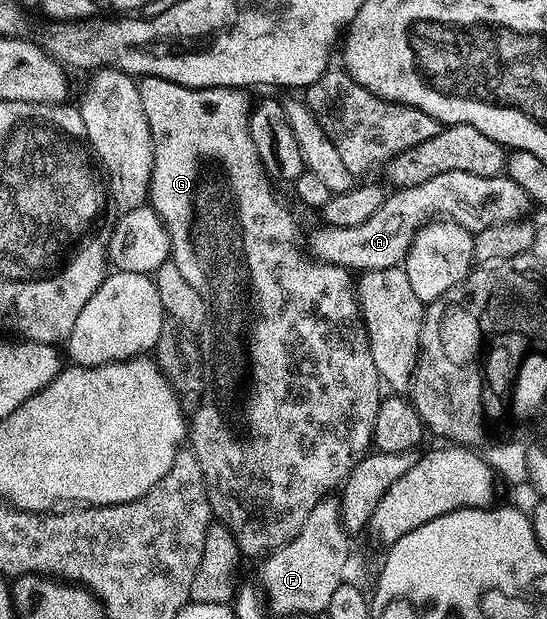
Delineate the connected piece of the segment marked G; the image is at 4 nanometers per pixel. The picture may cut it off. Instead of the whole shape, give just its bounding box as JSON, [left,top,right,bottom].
[138,78,384,560]

